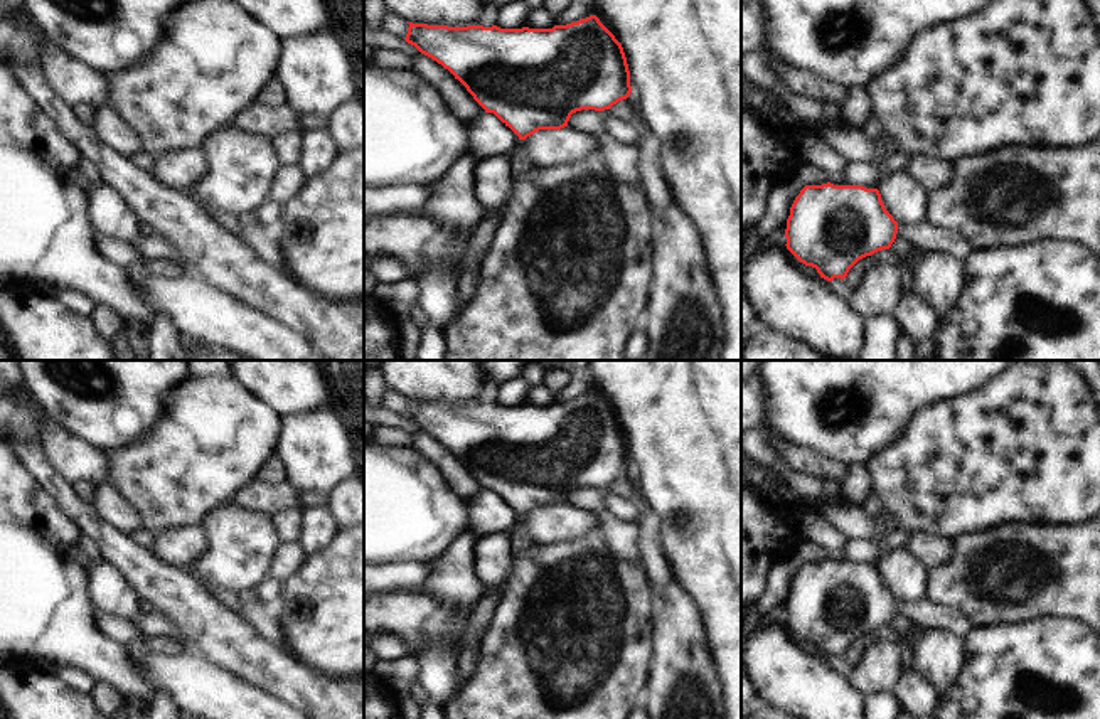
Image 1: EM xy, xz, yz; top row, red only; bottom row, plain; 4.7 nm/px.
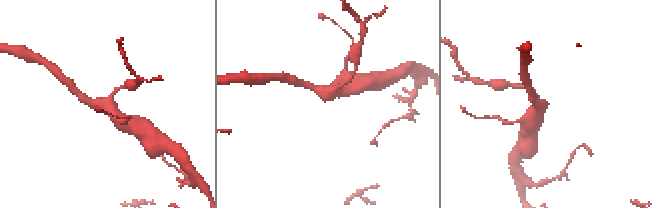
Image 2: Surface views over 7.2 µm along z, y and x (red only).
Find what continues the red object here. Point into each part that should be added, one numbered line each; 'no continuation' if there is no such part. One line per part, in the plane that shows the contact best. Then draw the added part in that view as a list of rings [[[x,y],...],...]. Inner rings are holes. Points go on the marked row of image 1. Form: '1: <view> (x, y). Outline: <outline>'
1: yz (930, 238). Outline: [[[923,219],[913,226],[898,224],[898,239],[906,239],[913,248],[923,253],[945,253],[965,263],[972,253],[972,244],[953,229],[932,224]]]

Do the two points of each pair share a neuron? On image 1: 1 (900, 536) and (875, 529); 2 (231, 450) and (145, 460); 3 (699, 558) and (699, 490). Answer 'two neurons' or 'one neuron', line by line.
1: two neurons
2: one neuron
3: one neuron

